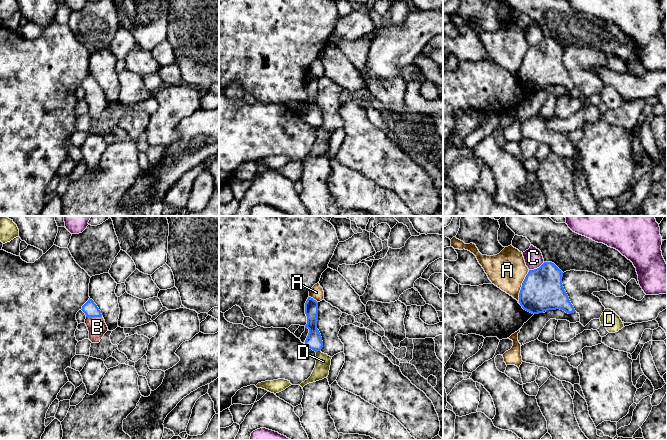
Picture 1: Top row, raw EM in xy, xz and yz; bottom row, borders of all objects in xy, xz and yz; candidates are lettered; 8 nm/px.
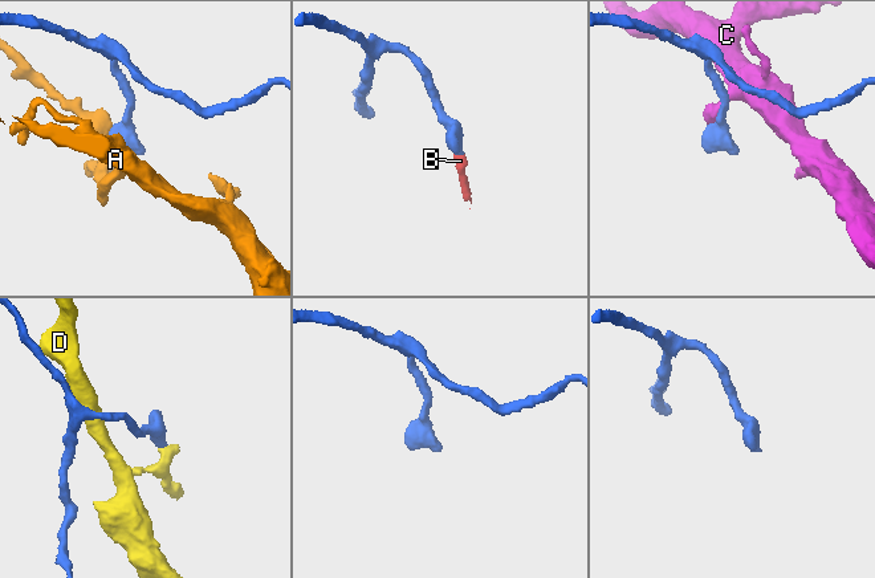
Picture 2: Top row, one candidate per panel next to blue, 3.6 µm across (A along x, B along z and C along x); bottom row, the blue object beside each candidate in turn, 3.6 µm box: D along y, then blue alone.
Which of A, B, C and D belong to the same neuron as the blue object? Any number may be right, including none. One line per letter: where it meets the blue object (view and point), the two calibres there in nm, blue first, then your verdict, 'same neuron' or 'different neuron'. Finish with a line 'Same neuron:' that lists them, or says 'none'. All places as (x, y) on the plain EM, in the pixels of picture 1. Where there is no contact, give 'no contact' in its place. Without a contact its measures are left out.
A: yz (521, 63) | 340/300 nm | different neuron
B: xy (93, 92) | 120/150 nm | same neuron
C: yz (537, 44) | 340/150 nm | different neuron
D: xz (317, 126) | 130/120 nm | different neuron
Same neuron: B

